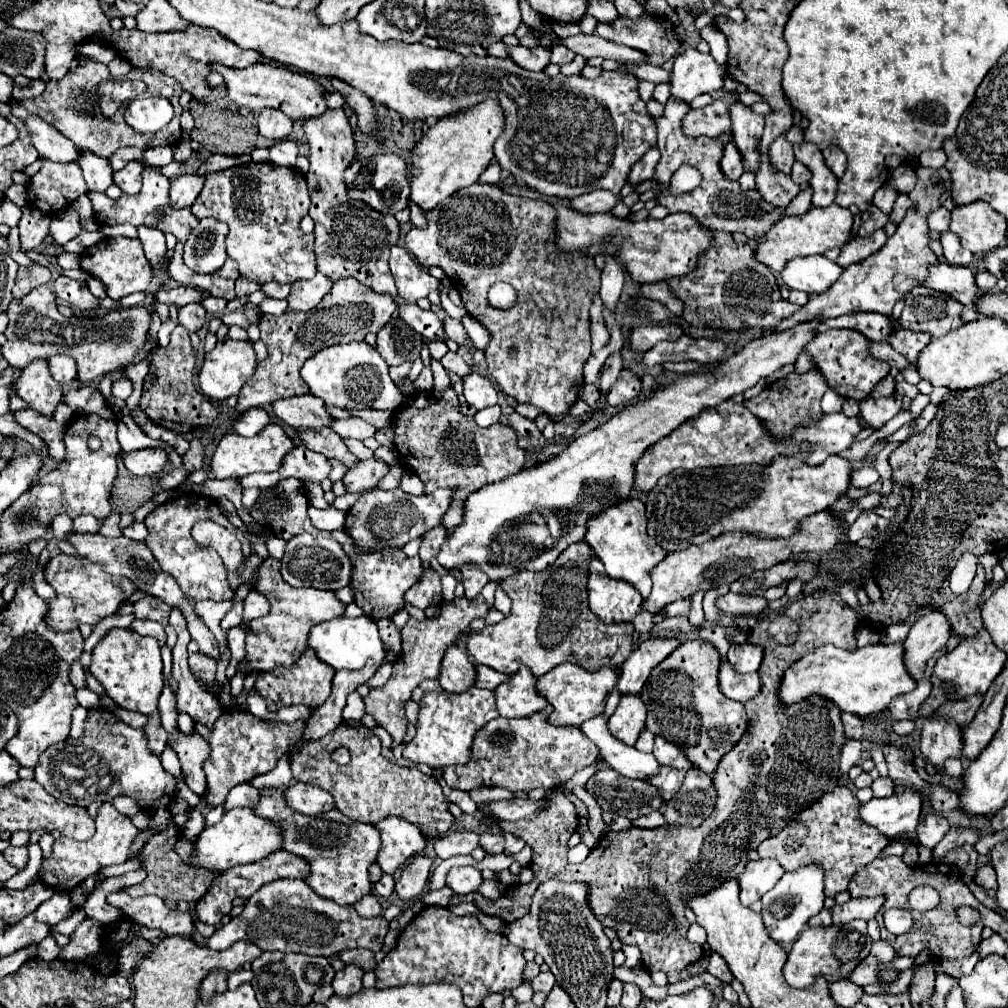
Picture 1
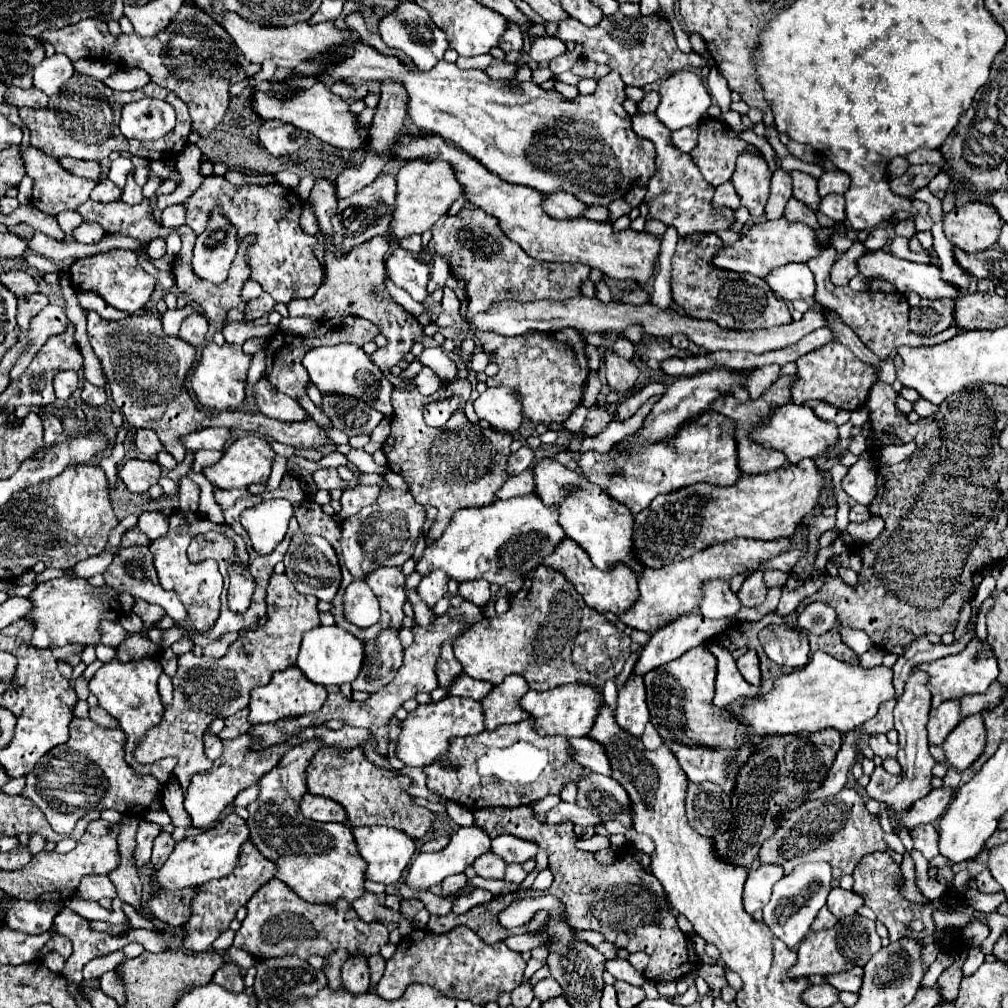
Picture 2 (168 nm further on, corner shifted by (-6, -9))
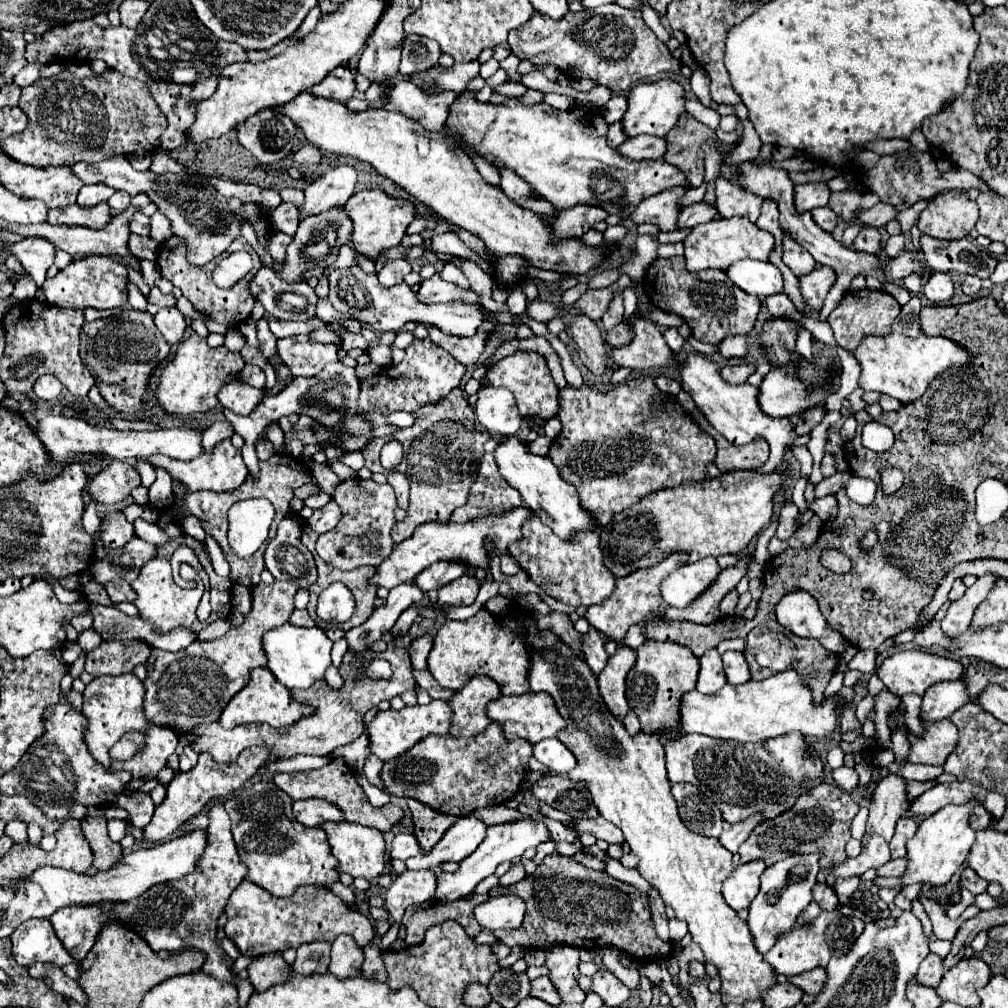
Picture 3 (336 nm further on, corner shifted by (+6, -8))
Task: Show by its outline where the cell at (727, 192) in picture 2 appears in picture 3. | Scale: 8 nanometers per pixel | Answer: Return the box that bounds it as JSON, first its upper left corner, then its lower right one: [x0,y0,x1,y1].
[678,201,718,229]

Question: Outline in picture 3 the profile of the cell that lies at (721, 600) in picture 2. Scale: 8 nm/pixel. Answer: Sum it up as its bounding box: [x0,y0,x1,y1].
[662,557,722,609]

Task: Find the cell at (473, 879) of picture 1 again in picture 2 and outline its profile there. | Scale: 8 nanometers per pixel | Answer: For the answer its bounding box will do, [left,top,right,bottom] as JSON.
[442,874,466,892]

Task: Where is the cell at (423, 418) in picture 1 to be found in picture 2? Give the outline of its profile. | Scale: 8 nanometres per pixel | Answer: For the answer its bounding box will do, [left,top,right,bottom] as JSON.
[384,382,512,540]

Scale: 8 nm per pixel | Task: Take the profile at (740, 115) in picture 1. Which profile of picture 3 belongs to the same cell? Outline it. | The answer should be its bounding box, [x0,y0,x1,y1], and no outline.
[716,179,762,221]

